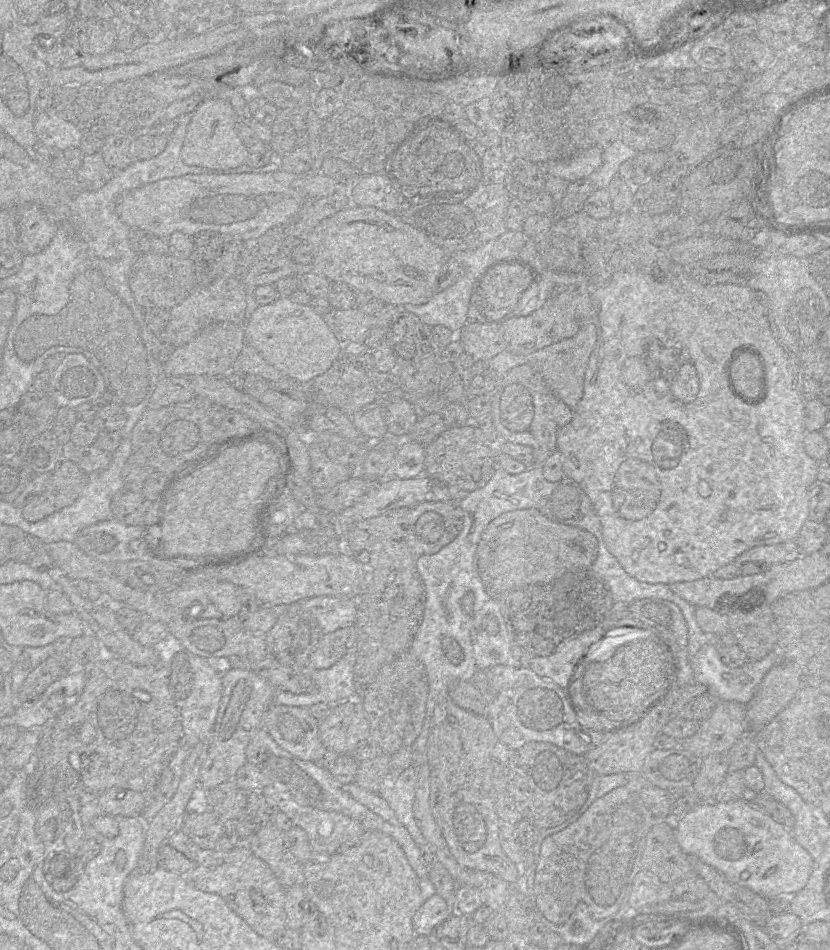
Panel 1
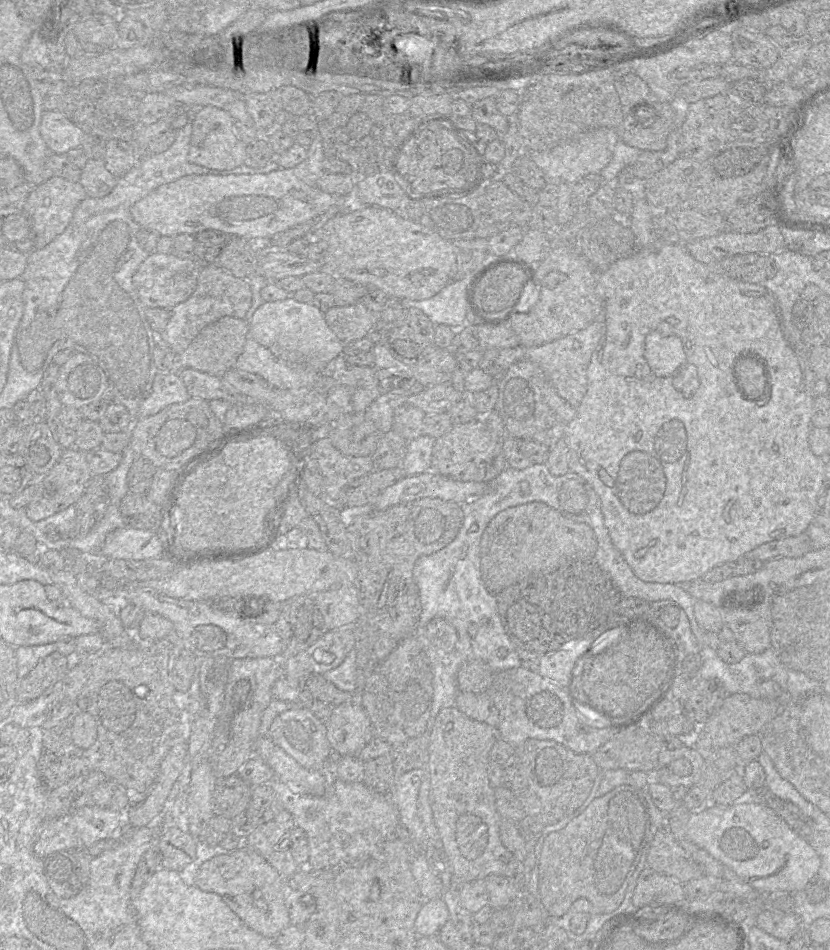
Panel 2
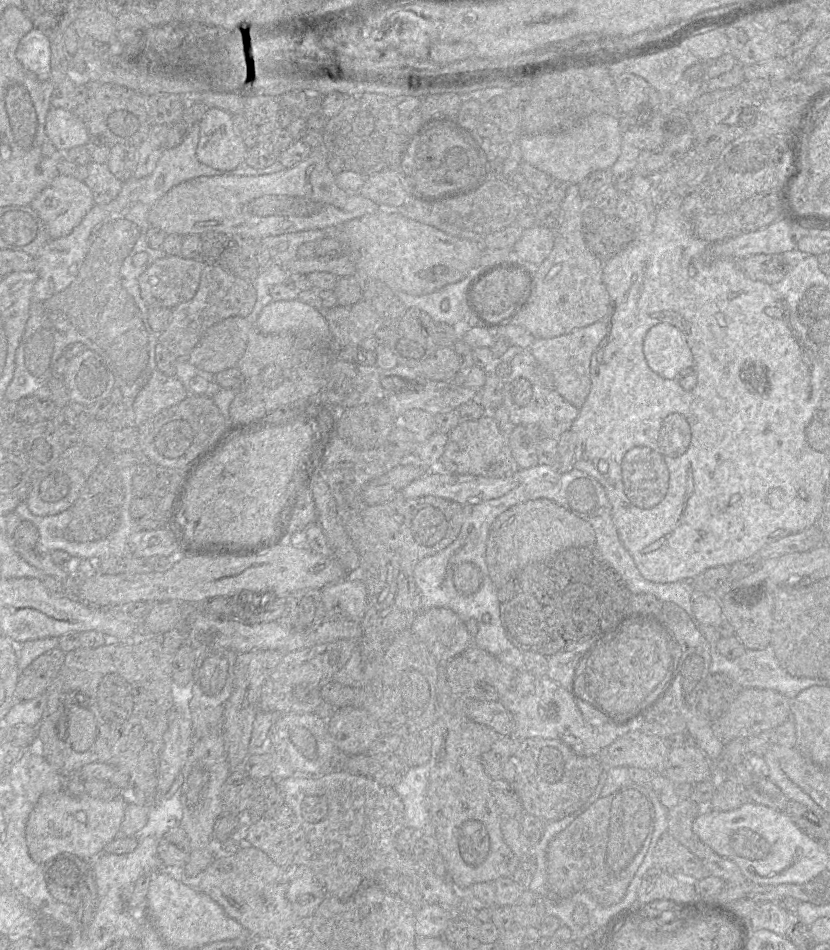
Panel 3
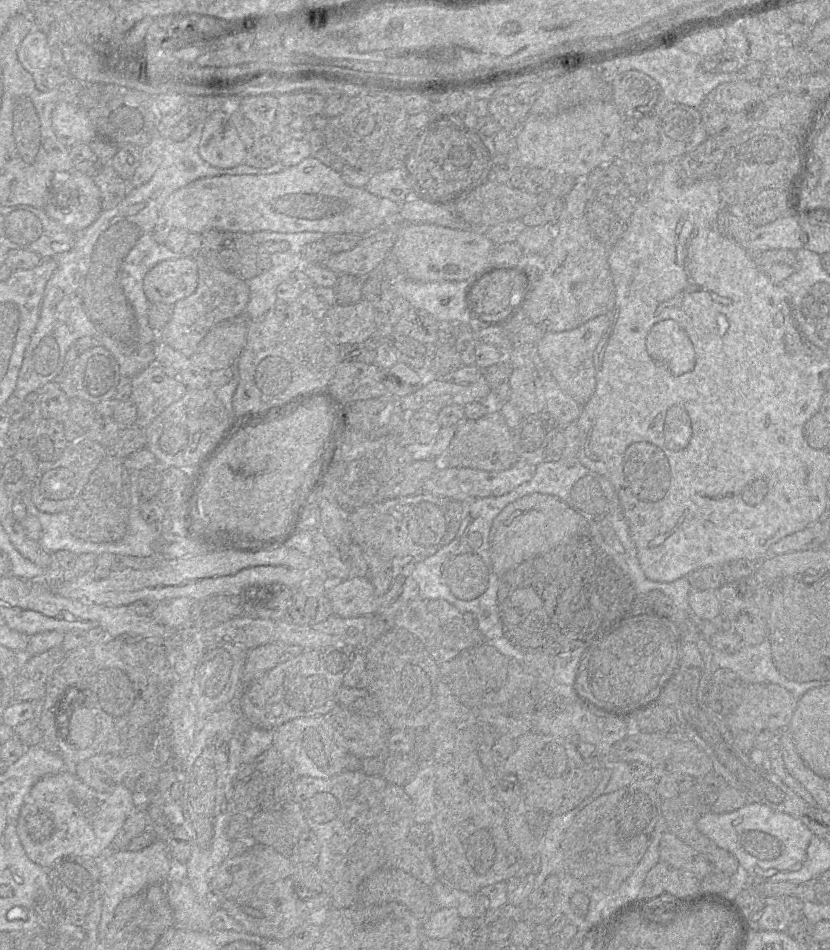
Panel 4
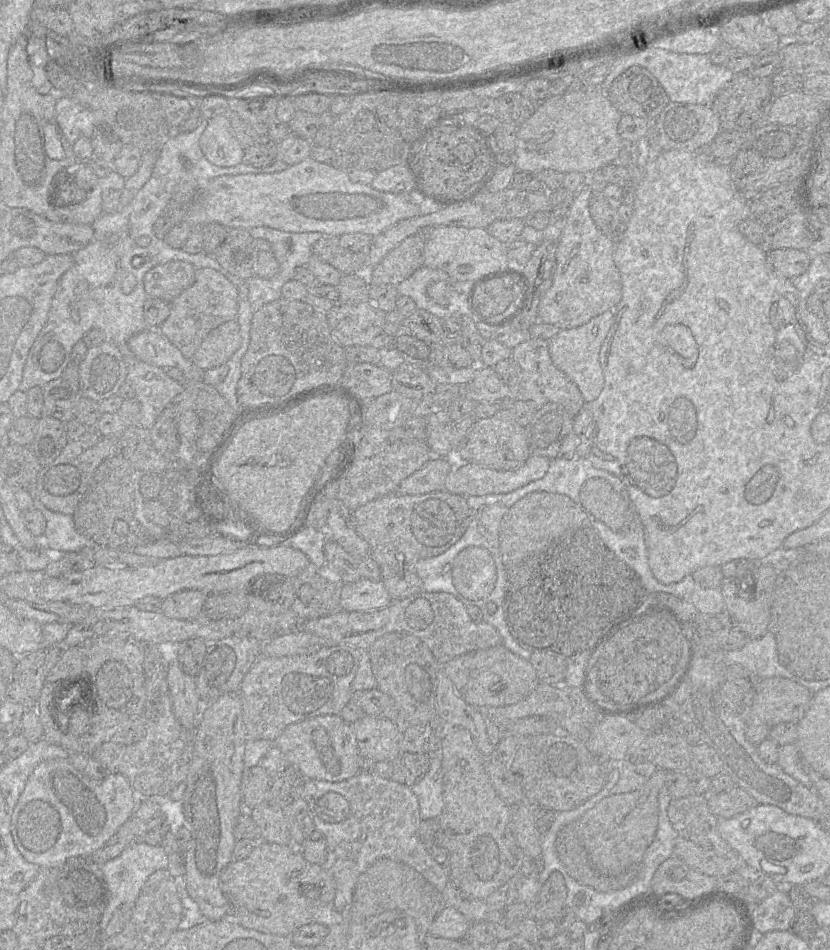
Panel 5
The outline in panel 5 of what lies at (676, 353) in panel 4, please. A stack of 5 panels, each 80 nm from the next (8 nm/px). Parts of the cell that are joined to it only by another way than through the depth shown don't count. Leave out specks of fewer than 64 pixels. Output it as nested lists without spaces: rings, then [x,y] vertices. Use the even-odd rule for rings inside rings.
[[[669,324],[662,330],[662,343],[675,351],[684,364],[693,366],[698,357],[697,343],[690,329],[682,324]]]

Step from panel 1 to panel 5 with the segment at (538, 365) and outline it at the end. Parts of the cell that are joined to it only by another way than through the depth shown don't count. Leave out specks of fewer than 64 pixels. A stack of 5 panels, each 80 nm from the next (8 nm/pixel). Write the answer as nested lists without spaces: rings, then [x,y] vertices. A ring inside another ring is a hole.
[[[607,310],[581,326],[561,329],[554,337],[547,340],[553,364],[577,385],[587,403],[594,401],[604,387],[604,375],[599,353],[613,321],[613,311]]]

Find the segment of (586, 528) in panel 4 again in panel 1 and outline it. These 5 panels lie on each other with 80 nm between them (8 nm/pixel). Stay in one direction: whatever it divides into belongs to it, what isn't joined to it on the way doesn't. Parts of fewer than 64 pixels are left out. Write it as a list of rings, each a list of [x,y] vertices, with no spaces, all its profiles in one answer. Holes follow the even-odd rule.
[[[536,508],[501,514],[483,530],[477,547],[478,573],[493,599],[529,585],[551,582],[573,570],[591,569],[597,556],[598,540],[594,534],[553,521]]]

